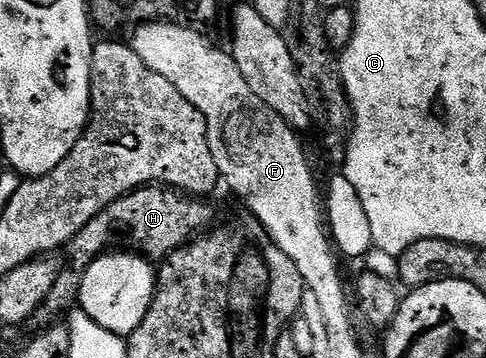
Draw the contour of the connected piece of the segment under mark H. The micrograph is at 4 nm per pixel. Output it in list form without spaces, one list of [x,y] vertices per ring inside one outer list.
[[[159,184],[147,188],[132,190],[124,194],[114,204],[102,208],[78,236],[74,236],[66,247],[69,262],[61,269],[54,280],[54,288],[50,288],[50,296],[33,312],[30,326],[39,332],[49,324],[63,319],[77,305],[80,297],[80,275],[94,260],[102,255],[115,251],[125,242],[129,251],[135,252],[149,260],[167,260],[172,253],[180,250],[189,242],[201,237],[213,229],[216,214],[208,200],[186,194]]]

